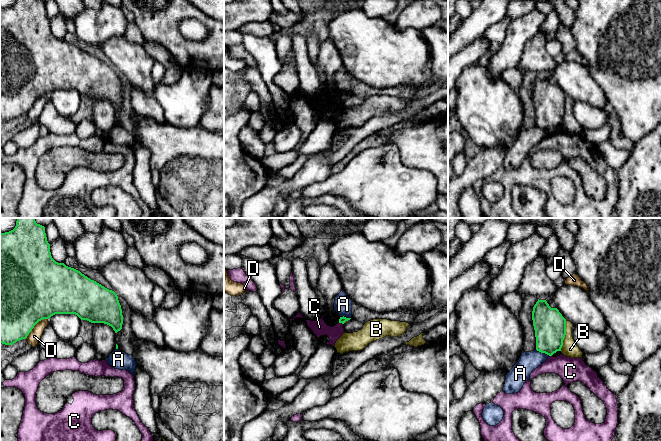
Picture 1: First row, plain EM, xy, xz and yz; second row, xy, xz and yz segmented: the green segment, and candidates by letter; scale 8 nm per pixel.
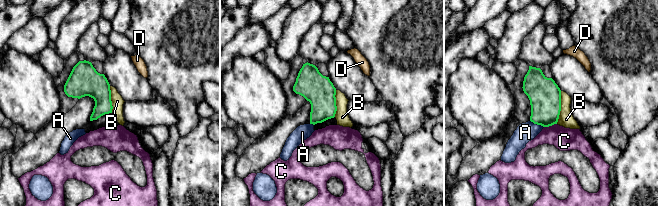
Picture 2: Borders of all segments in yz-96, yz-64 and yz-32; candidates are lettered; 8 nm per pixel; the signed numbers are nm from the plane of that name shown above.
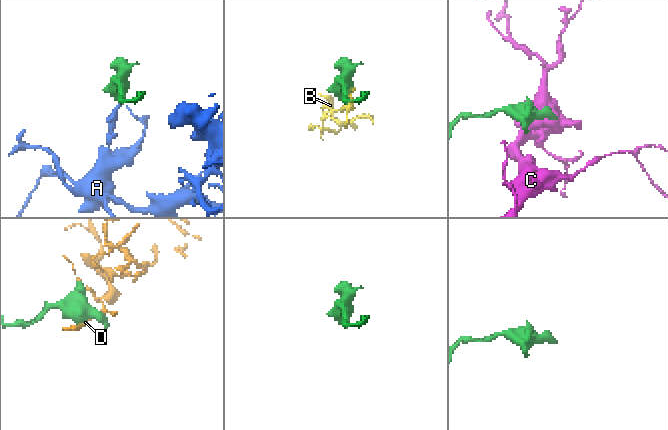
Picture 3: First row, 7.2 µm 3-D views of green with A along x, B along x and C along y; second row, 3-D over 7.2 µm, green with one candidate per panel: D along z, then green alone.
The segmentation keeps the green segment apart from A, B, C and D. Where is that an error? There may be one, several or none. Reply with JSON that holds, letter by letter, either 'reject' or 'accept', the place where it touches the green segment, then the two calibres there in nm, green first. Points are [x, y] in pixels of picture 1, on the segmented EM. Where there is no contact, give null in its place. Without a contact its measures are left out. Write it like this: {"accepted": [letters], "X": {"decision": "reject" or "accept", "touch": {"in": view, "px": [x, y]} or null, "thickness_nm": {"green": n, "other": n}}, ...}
{"accepted": [], "A": {"decision": "reject", "touch": {"in": "yz", "px": [543, 352]}, "thickness_nm": {"green": 260, "other": 160}}, "B": {"decision": "reject", "touch": {"in": "yz", "px": [565, 334]}, "thickness_nm": {"green": 260, "other": 130}}, "C": {"decision": "reject", "touch": {"in": "yz", "px": [550, 355]}, "thickness_nm": {"green": 260, "other": 190}}, "D": {"decision": "reject", "touch": {"in": "xy", "px": [34, 325]}, "thickness_nm": {"green": 500, "other": 100}}}

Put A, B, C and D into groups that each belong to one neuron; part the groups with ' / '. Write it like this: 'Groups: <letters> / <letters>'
Groups: A / B D / C

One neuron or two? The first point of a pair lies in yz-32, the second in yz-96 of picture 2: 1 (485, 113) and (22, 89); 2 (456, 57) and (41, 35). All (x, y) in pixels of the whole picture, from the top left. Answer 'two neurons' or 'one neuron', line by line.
1: one neuron
2: one neuron

